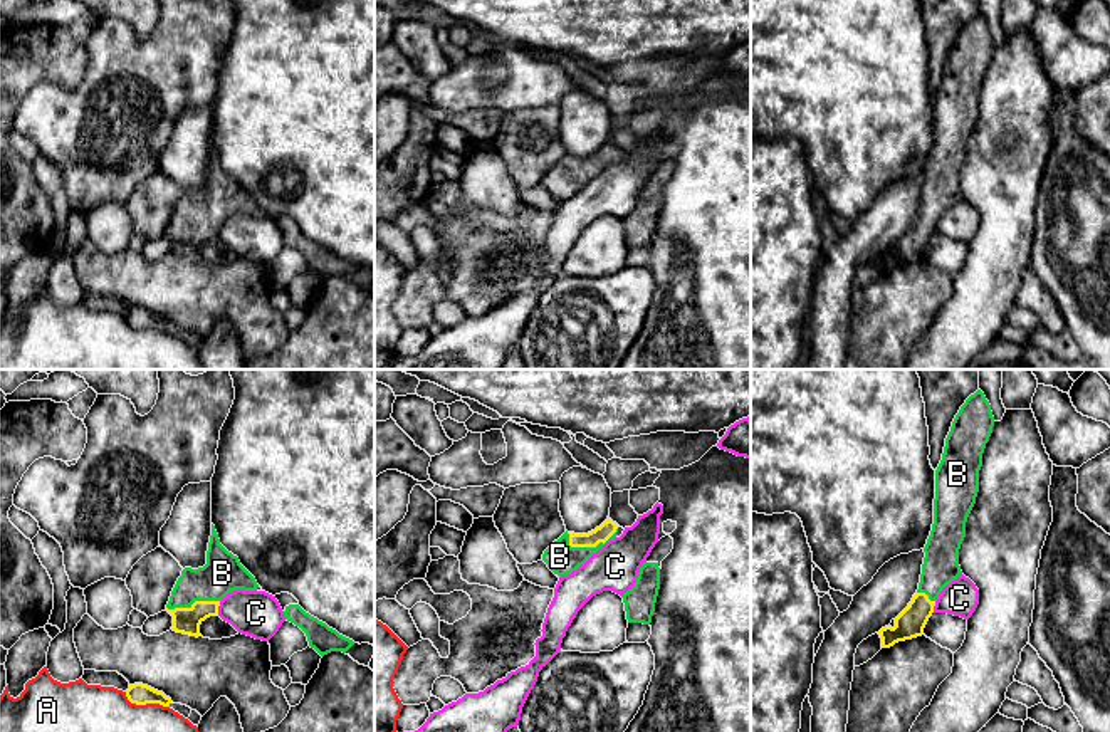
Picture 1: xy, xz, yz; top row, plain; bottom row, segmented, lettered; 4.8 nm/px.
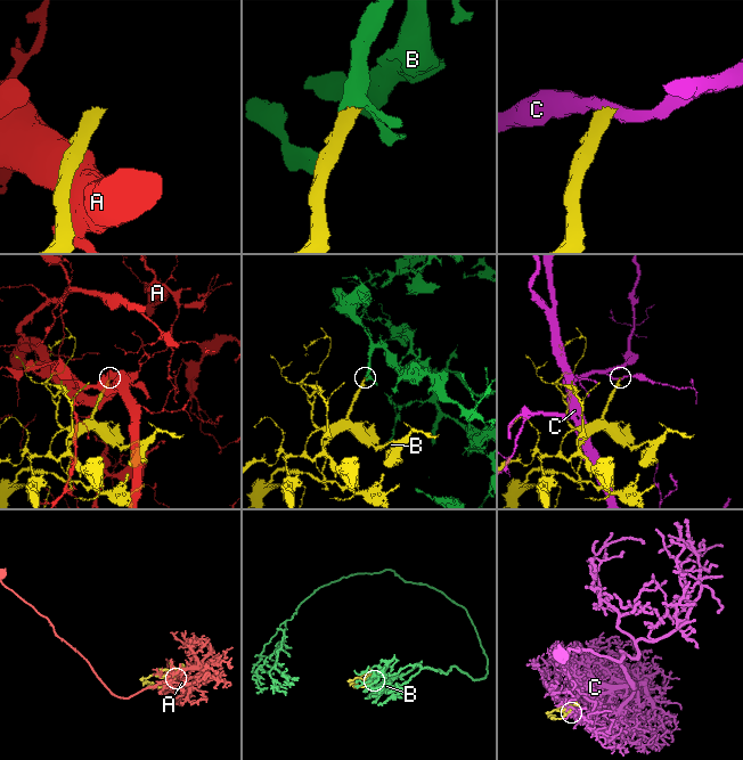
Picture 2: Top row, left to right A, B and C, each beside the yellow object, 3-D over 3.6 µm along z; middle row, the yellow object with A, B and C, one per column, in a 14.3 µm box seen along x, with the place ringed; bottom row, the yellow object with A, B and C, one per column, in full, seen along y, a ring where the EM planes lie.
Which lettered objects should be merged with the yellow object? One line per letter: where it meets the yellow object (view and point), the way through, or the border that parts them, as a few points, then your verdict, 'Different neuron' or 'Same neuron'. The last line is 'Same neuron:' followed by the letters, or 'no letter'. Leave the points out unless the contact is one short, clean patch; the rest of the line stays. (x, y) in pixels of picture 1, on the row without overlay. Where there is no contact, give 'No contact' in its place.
A: Touches yellow at xy (145, 328). Different neuron
B: Touches yellow at xz (593, 170). Path across: xz (607, 153), (593, 170), (581, 170), (560, 180). Same neuron
C: Touches yellow at xy (217, 232). Different neuron
Same neuron: B

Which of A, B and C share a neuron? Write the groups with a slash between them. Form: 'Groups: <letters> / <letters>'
Groups: A / B / C

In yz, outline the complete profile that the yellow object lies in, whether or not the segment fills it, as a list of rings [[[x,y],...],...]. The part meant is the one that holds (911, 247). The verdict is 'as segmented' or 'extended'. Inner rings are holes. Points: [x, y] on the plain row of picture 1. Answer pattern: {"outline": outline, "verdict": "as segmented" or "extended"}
{"outline": [[[984,17],[971,18],[956,39],[935,94],[934,148],[927,168],[919,213],[895,242],[895,250],[878,255],[882,272],[924,259],[942,213],[957,203],[959,173],[966,146],[979,116],[982,77],[992,57],[994,40]]], "verdict": "extended"}

